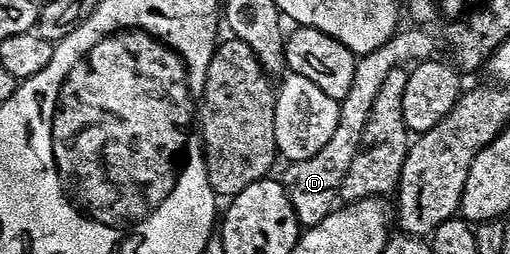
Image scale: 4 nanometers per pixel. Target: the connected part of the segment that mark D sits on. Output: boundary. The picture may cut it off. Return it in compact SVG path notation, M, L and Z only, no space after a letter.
M423 27L410 28L400 28L394 37L390 37L381 47L377 47L377 51L369 51L356 60L353 87L349 87L349 91L339 102L339 122L337 131L333 131L333 139L329 139L329 143L325 143L325 147L321 147L317 155L290 162L286 166L288 169L281 174L283 186L287 188L287 194L293 203L300 226L310 227L321 223L325 215L329 215L336 209L337 202L340 200L339 189L349 171L349 163L353 163L363 143L365 123L369 123L373 101L381 91L381 83L385 83L385 75L389 75L389 71L394 69L426 61L434 54L431 53L435 49L435 37L431 34L434 32Z

